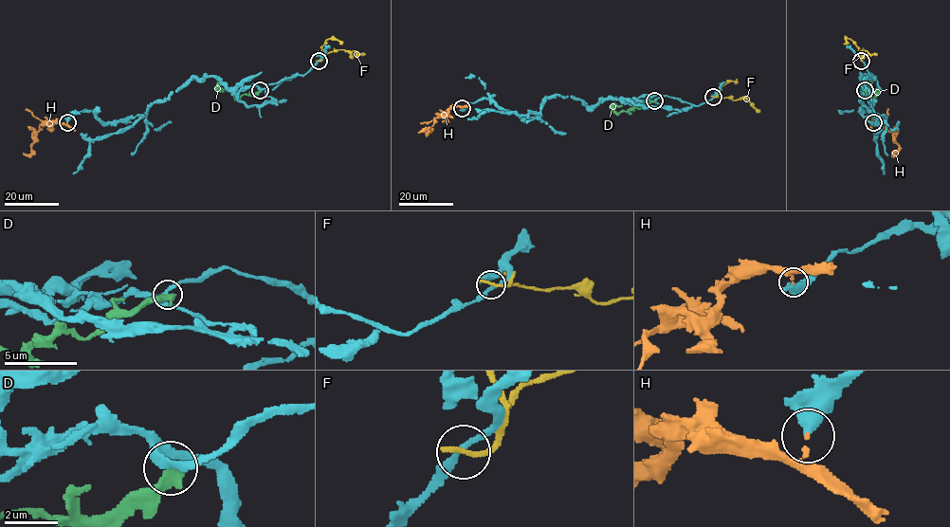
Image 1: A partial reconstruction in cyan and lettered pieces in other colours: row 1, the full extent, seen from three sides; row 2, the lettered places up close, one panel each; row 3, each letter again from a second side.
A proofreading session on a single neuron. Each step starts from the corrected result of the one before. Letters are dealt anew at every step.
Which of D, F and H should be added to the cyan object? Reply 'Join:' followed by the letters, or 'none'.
Join: H

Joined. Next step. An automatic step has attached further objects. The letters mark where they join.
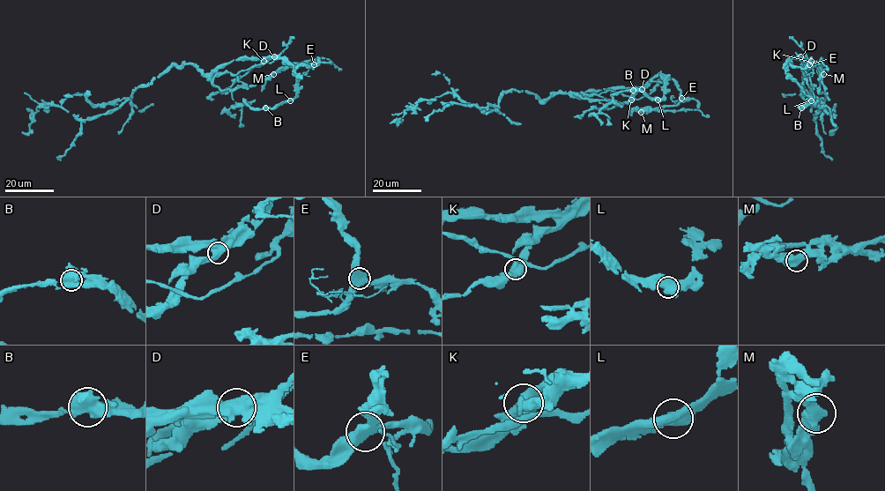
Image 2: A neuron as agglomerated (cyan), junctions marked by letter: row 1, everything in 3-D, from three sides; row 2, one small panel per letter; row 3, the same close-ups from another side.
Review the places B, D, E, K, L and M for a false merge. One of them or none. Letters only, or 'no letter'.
no letter

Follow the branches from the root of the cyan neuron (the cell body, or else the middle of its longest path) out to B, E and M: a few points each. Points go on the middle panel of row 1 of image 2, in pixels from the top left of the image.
B: (574, 94), (599, 94), (611, 90), (632, 99), (660, 72), (664, 80), (660, 99), (633, 89)
E: (574, 94), (599, 94), (611, 90), (632, 99), (660, 72), (675, 82), (680, 98)
M: (574, 94), (599, 94), (611, 90), (632, 99), (660, 72), (675, 82), (680, 91), (675, 105), (641, 112)

